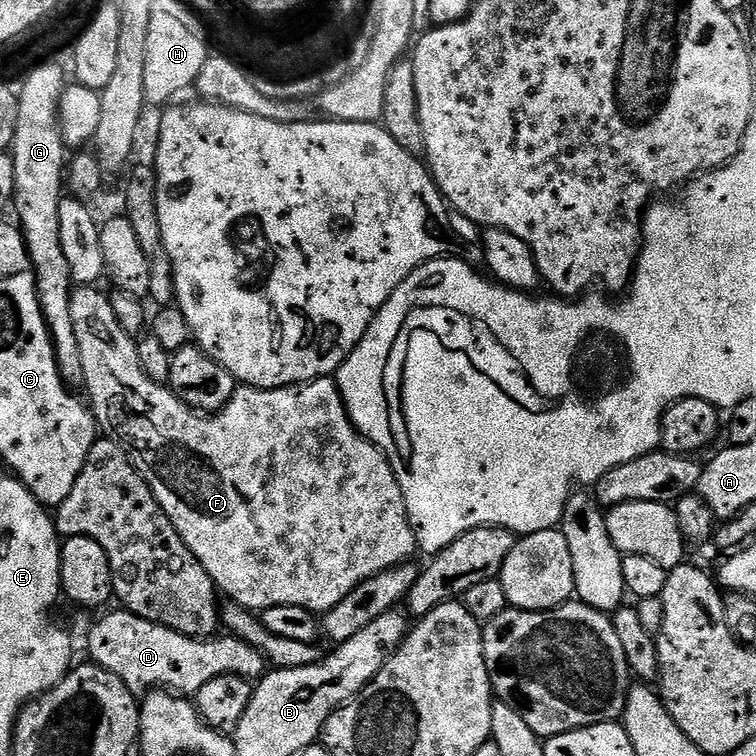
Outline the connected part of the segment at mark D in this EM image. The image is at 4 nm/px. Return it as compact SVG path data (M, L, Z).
M107 612L88 632L87 659L100 668L110 670L110 674L118 674L118 678L122 678L124 685L134 694L144 694L149 690L195 694L206 686L206 682L219 676L245 676L256 682L265 675L263 654L237 636L187 636L166 626L158 626L146 618L138 618L138 614L133 612Z

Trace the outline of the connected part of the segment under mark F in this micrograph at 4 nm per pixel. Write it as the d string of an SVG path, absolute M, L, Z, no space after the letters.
M76 286L70 298L70 319L74 321L74 335L78 337L78 347L82 350L83 387L88 388L87 403L96 418L99 431L125 448L133 466L150 486L154 498L158 498L158 506L162 506L162 510L166 510L166 518L174 522L174 530L178 530L182 542L186 542L194 558L198 558L206 574L210 574L217 589L223 595L225 592L231 603L240 604L249 610L263 610L270 606L302 606L314 614L323 614L338 606L338 602L342 602L356 586L372 575L411 561L414 557L412 555L417 555L414 530L410 526L406 502L402 498L402 486L398 486L398 478L384 457L383 450L370 443L352 425L335 379L308 380L304 384L289 384L286 388L240 386L224 408L211 414L197 412L189 404L182 403L171 388L154 383L146 370L142 370L142 362L138 362L136 340L128 336L122 326L118 326L111 299L105 293L103 296L98 289L96 286Z

